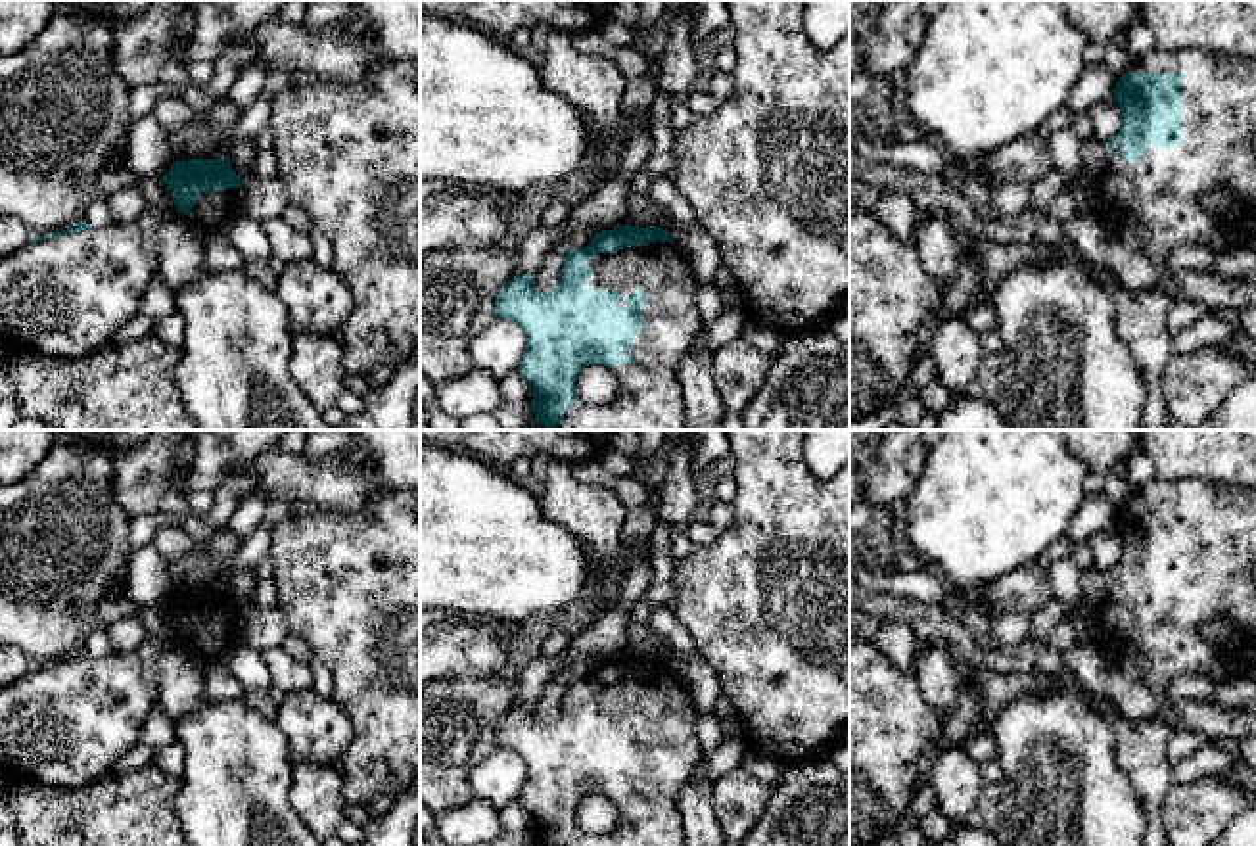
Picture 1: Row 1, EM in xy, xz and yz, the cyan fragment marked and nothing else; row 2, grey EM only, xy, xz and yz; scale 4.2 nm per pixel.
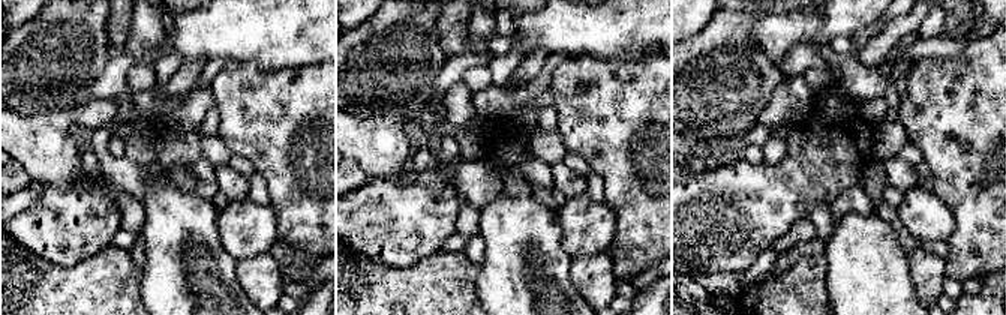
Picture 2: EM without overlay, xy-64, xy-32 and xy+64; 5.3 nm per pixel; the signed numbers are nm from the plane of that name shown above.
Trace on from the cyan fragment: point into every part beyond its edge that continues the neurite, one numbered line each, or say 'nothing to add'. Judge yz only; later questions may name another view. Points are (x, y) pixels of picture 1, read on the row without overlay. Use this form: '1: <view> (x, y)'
1: yz (1162, 622)

